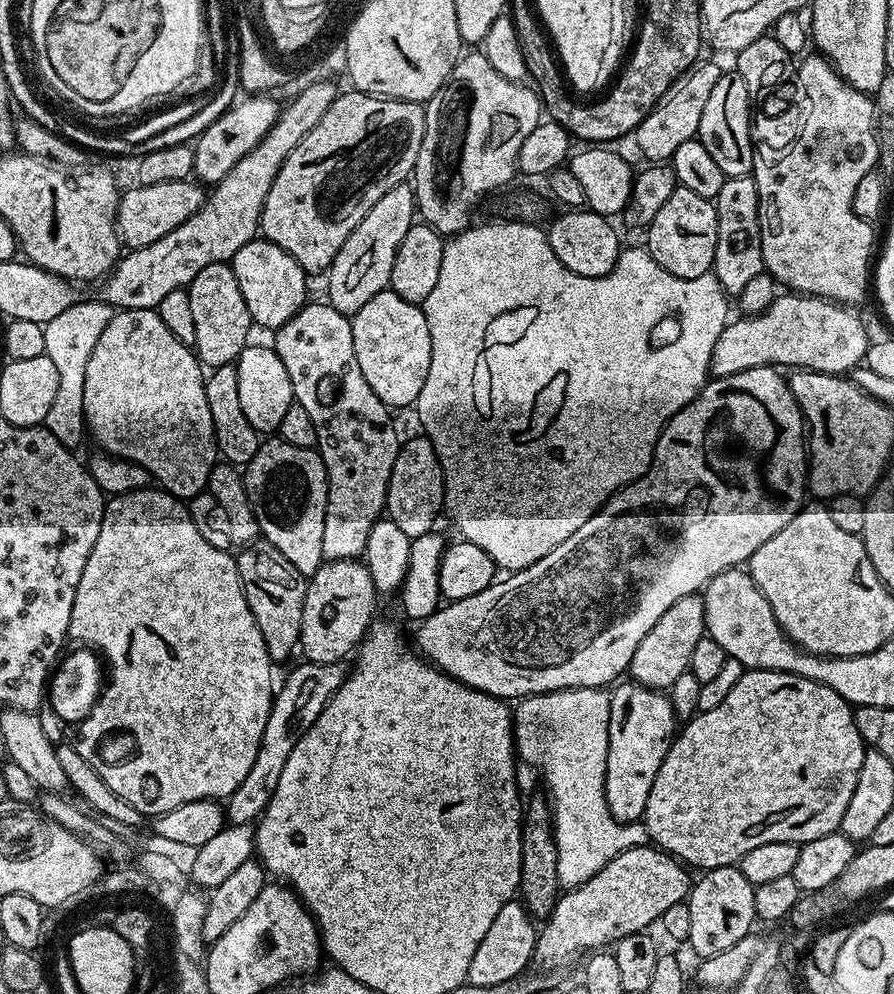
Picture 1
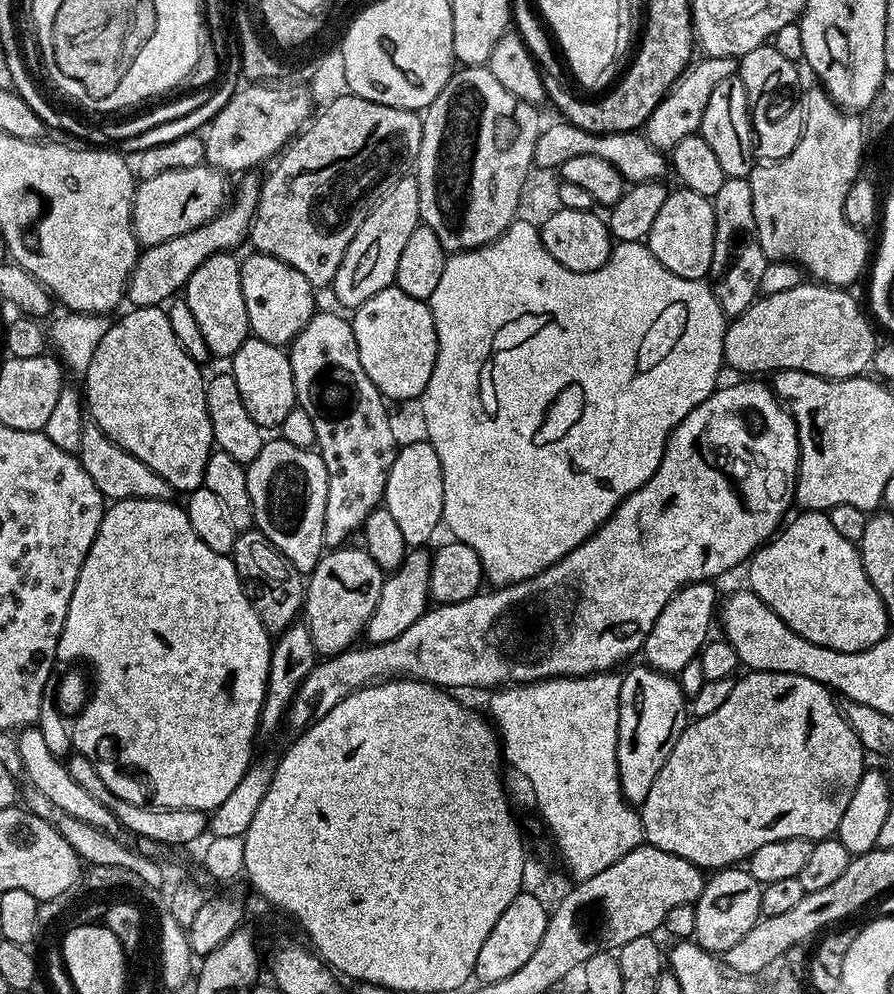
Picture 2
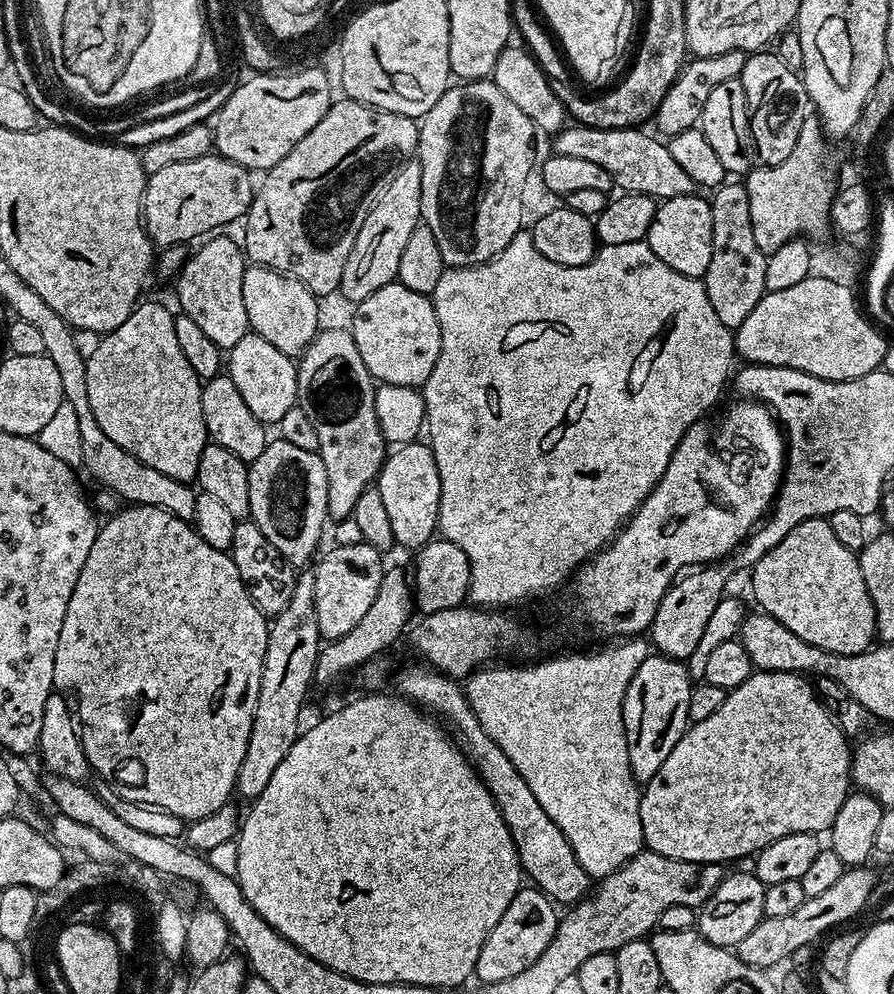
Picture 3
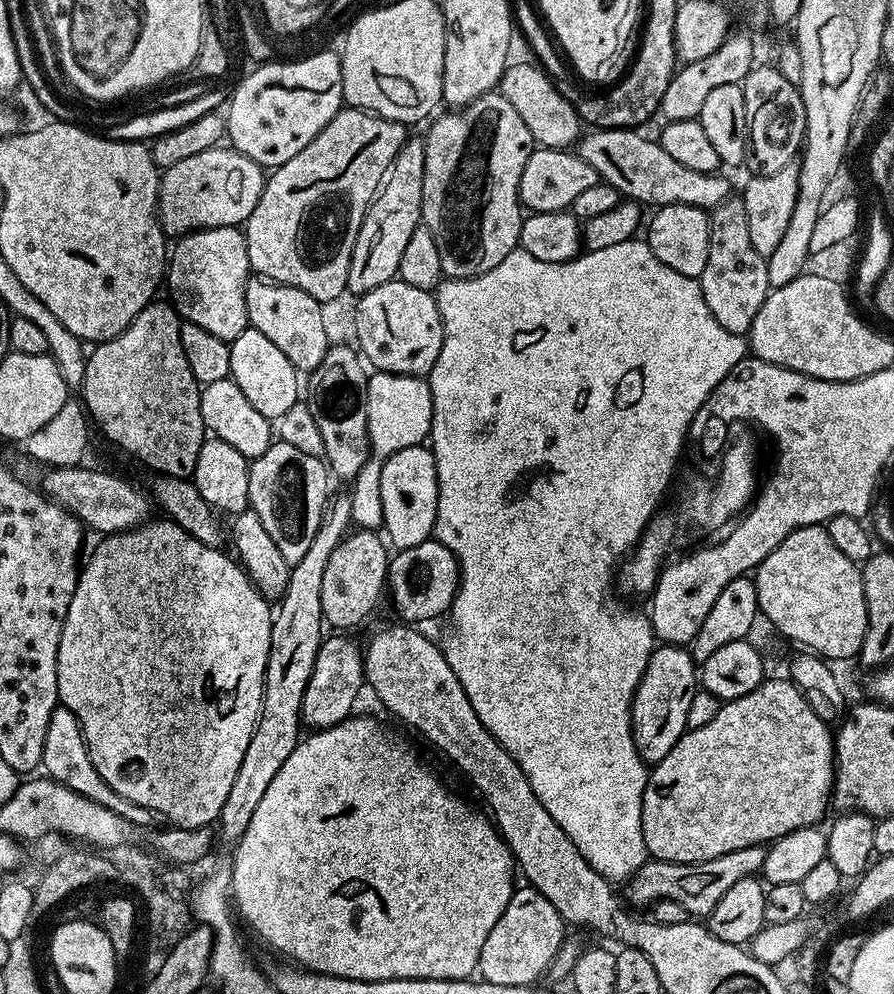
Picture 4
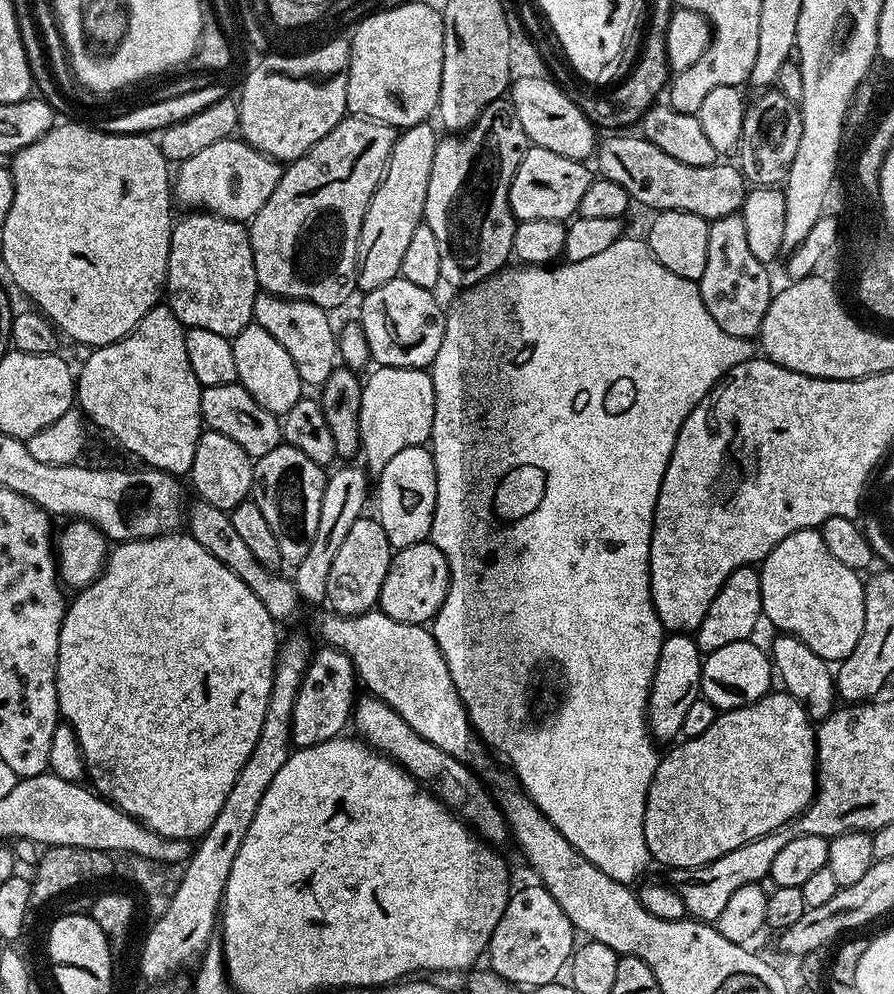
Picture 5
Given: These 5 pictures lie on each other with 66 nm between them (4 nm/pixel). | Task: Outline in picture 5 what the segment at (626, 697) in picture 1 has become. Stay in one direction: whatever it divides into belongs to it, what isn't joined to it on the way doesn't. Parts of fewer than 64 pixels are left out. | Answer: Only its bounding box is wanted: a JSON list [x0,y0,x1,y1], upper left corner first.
[648,632,703,741]

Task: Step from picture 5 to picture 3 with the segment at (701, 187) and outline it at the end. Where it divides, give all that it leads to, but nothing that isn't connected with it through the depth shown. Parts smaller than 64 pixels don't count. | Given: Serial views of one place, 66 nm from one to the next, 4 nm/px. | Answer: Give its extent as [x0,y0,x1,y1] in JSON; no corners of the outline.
[555,123,697,201]

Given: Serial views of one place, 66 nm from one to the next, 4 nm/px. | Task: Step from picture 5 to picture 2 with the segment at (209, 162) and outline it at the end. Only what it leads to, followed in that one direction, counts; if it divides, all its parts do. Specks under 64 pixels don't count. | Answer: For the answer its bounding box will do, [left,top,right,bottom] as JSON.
[132,163,230,248]

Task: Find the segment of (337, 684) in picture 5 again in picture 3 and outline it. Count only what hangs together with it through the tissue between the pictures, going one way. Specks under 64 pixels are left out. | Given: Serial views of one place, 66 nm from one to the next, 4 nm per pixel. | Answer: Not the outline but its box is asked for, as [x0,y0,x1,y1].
[315,567,414,684]

